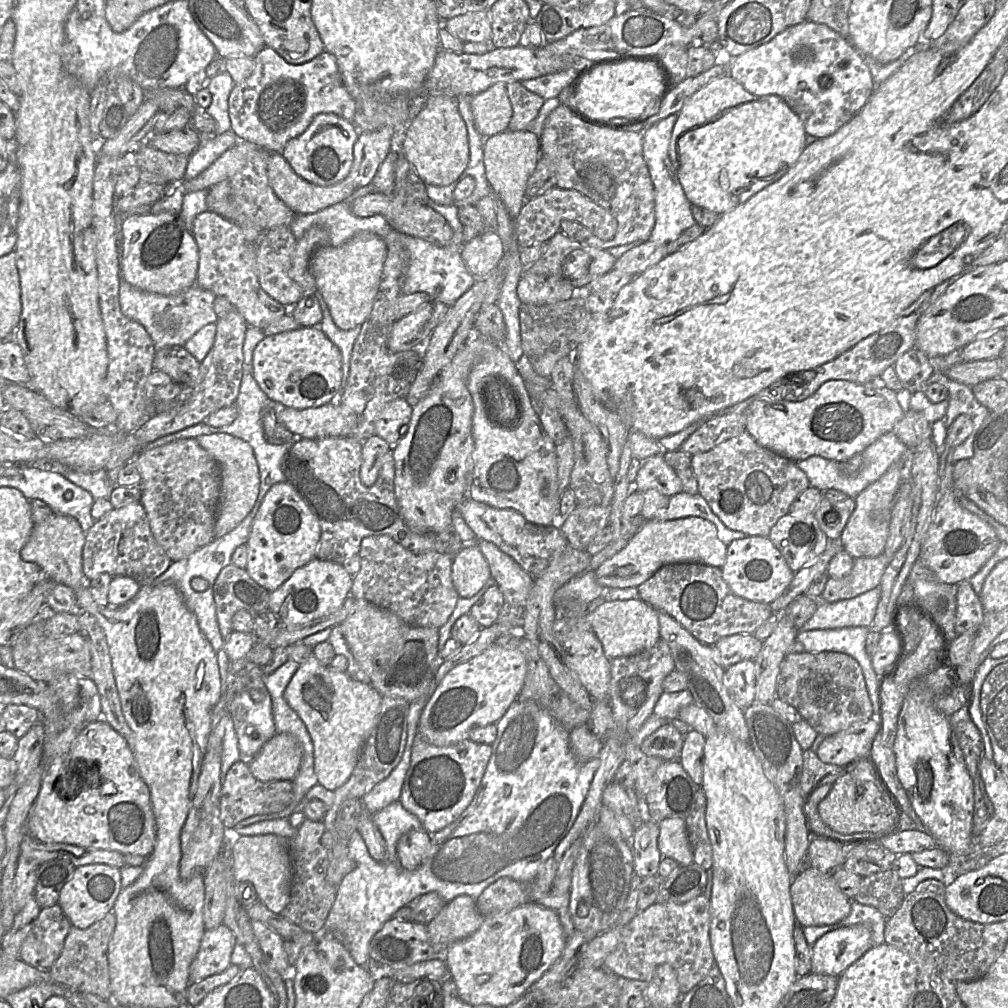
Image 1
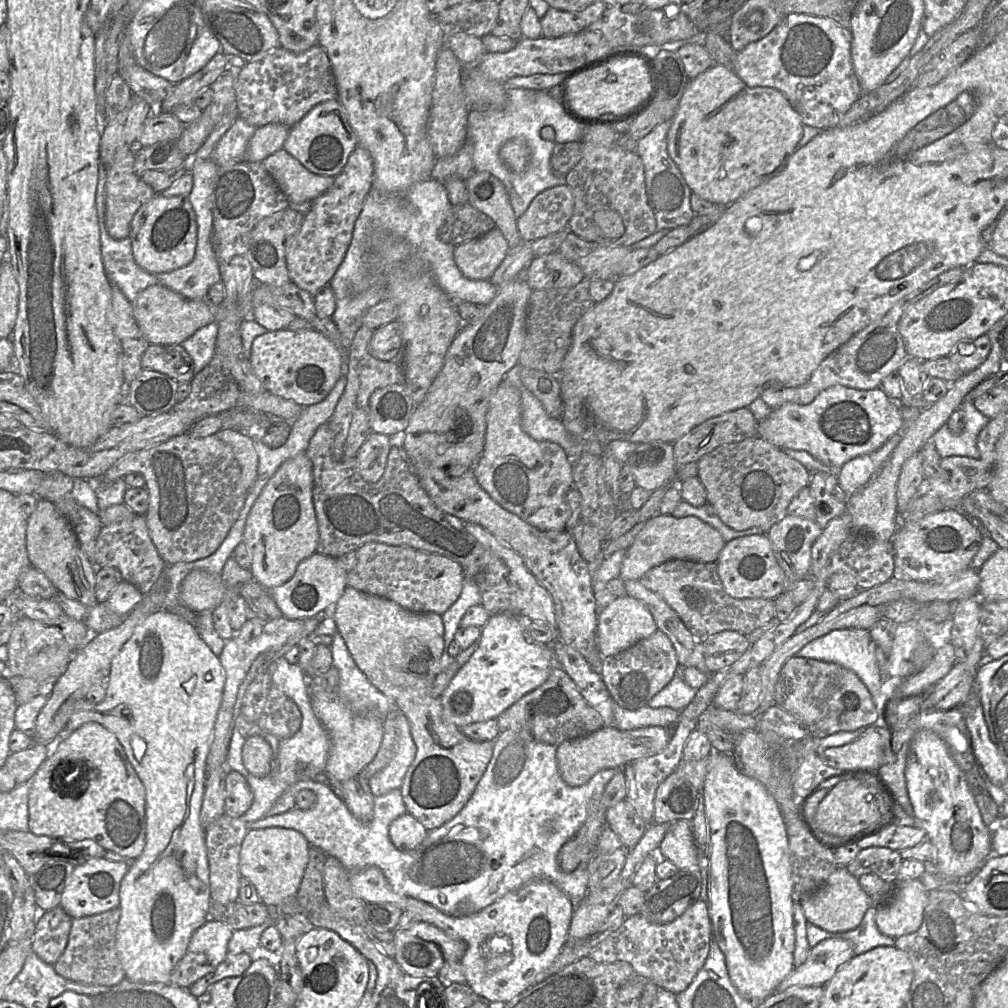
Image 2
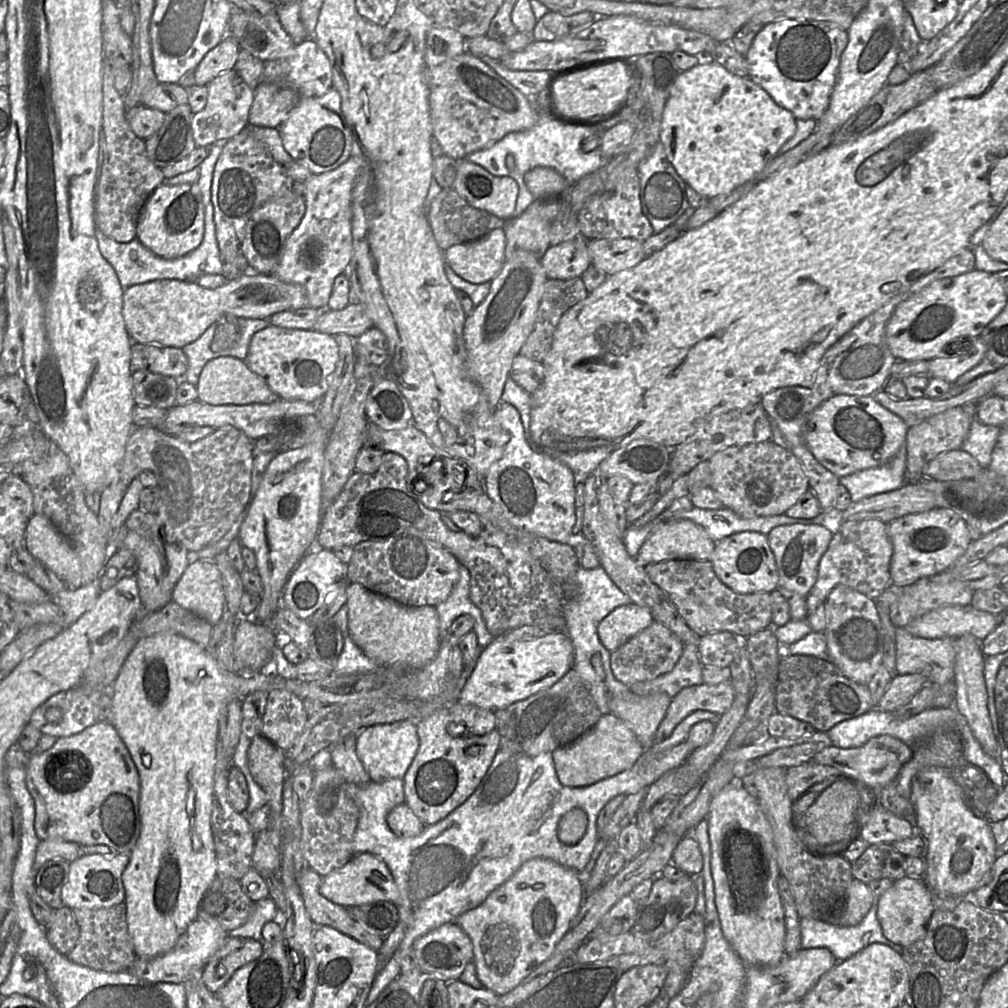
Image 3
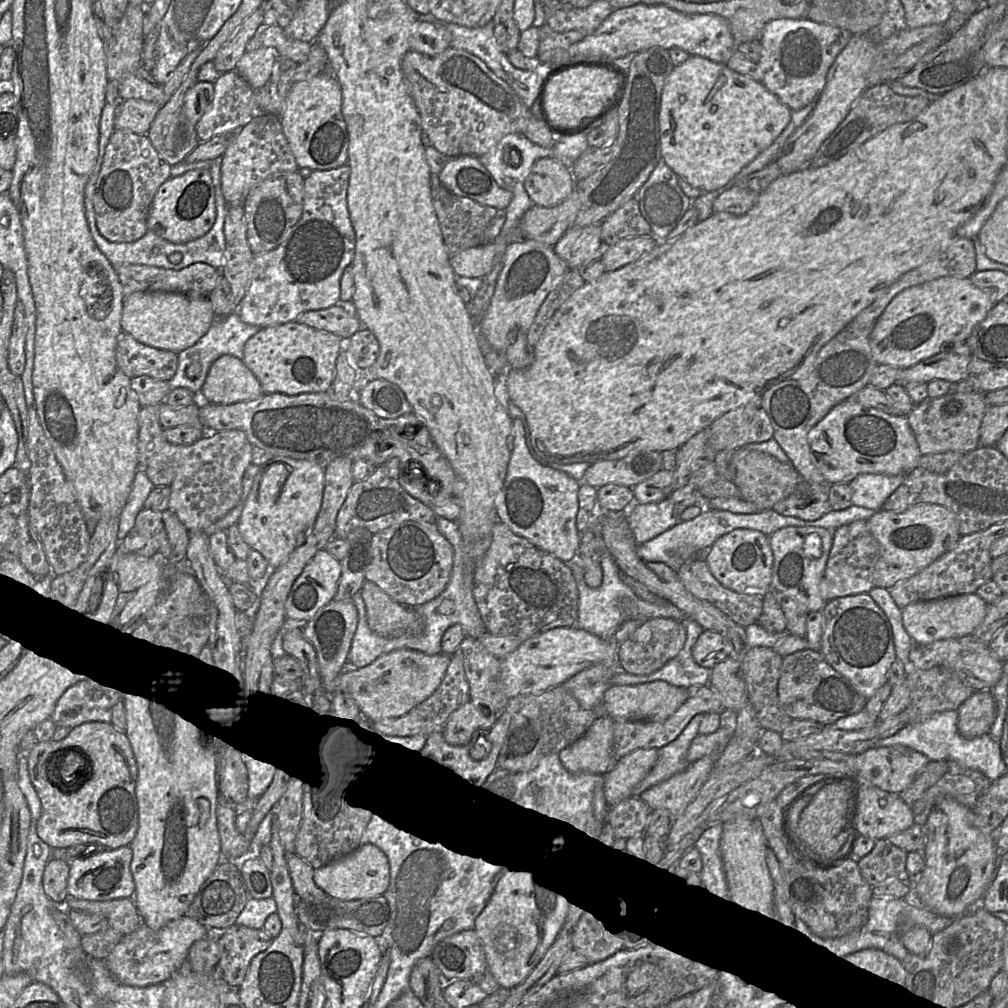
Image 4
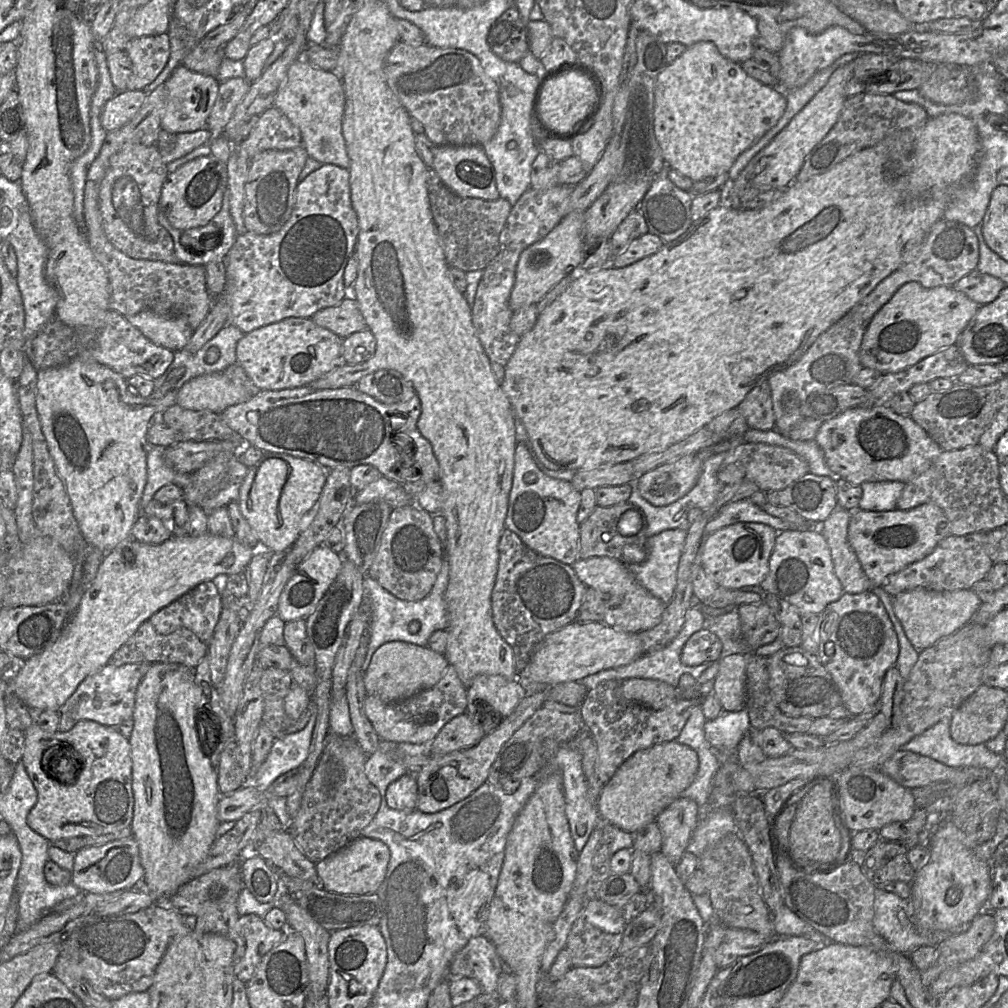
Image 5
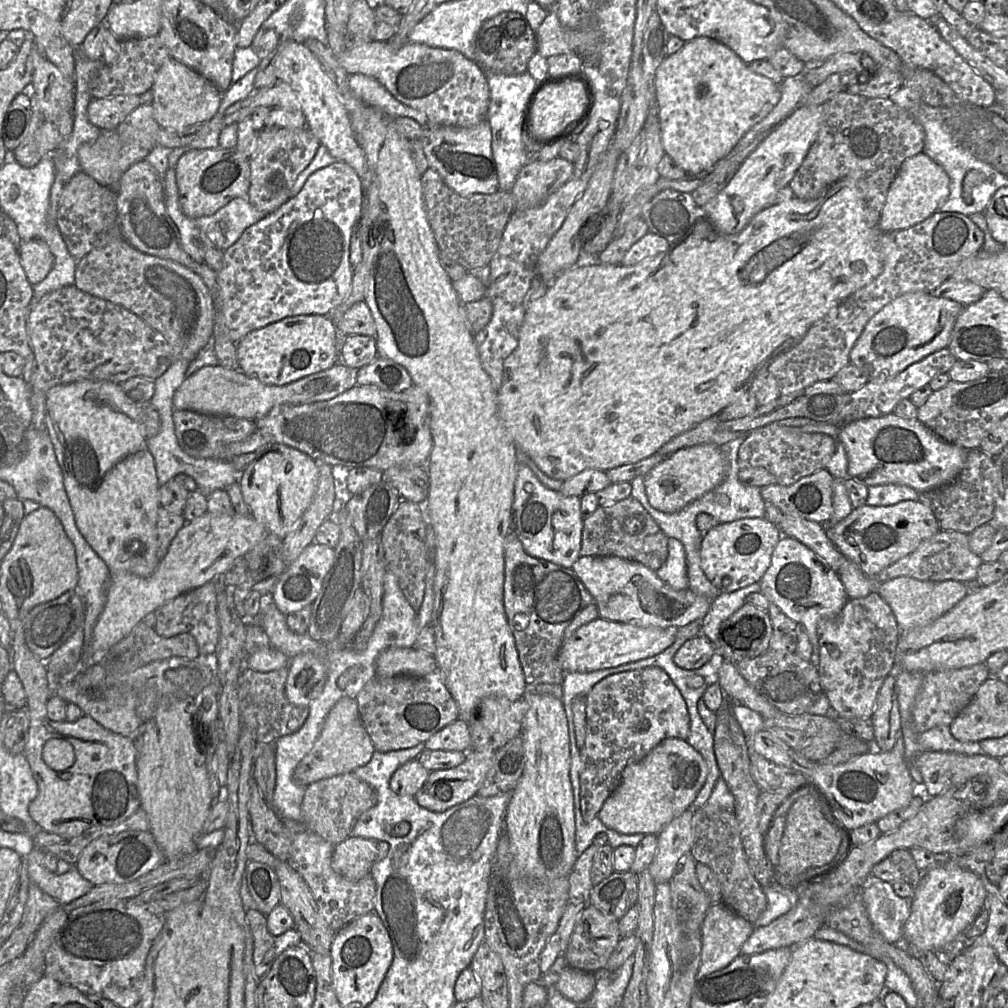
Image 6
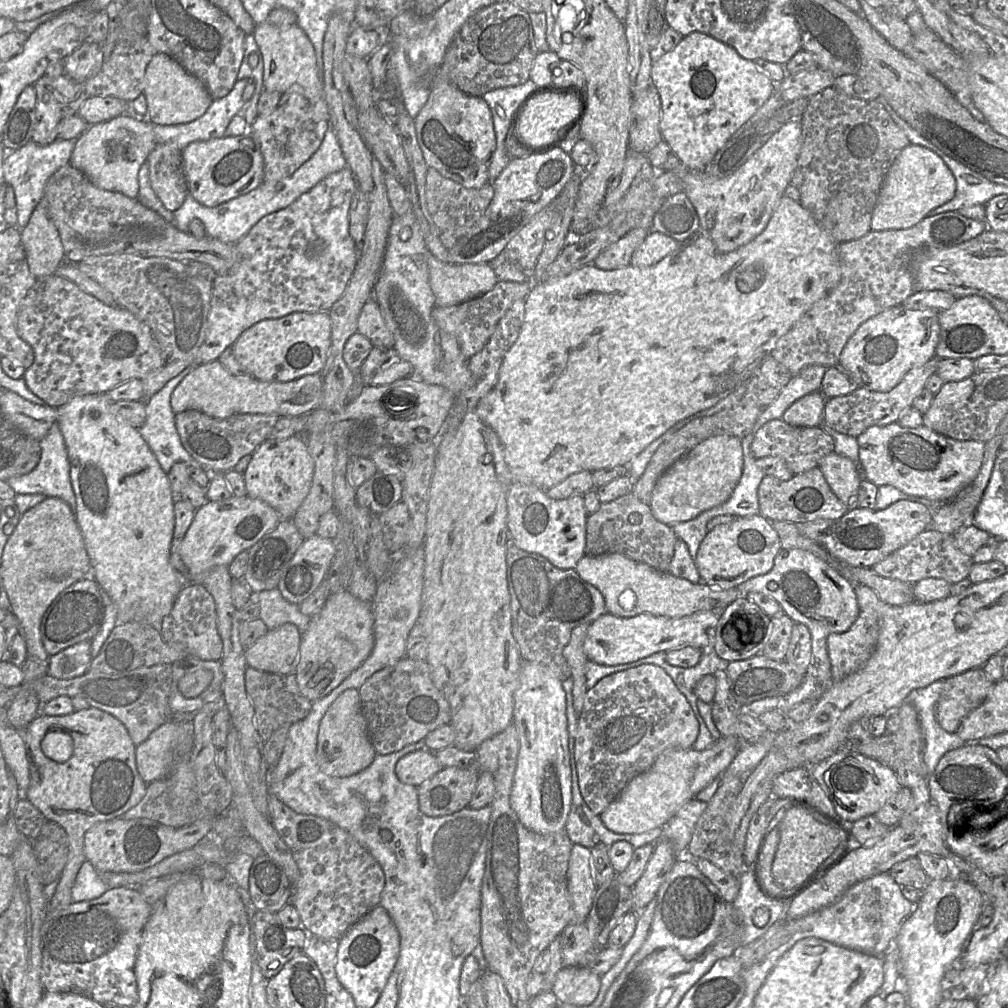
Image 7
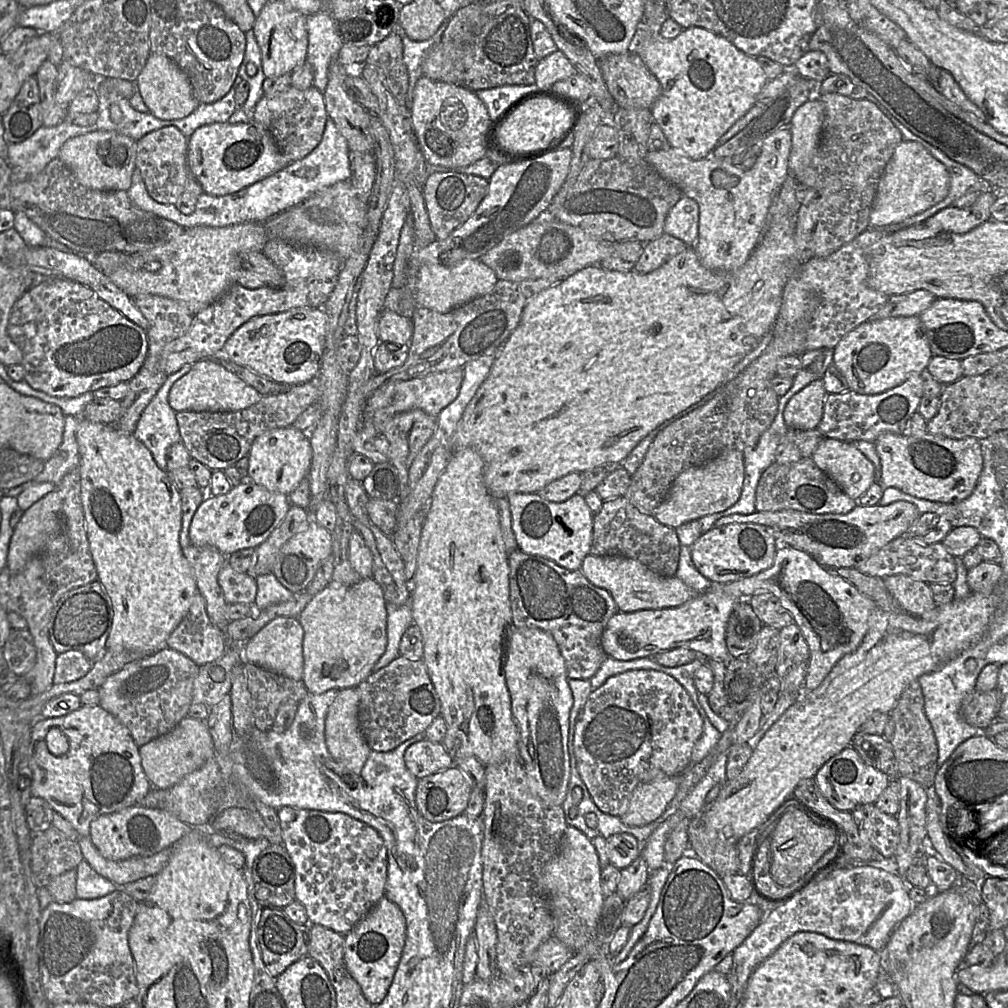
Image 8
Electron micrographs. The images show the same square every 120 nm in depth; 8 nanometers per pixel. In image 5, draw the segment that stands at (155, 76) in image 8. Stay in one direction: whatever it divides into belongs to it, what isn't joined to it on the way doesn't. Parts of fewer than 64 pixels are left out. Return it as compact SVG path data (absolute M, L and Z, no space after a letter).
M180 64L164 83L167 87L167 102L161 118L161 128L173 134L196 132L205 128L220 86L216 78L191 71Z

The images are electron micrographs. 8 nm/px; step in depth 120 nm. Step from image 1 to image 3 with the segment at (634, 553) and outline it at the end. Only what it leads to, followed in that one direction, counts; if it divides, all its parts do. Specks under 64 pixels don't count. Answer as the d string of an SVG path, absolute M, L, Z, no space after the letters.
M659 519L636 559L644 567L666 560L710 561L716 542L691 520Z

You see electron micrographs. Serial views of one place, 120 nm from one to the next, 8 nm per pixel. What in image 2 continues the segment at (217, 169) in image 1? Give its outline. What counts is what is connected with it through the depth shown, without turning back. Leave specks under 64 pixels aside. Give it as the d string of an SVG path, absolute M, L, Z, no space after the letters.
M269 123L256 129L243 156L245 162L262 162L266 157L283 149L291 126Z

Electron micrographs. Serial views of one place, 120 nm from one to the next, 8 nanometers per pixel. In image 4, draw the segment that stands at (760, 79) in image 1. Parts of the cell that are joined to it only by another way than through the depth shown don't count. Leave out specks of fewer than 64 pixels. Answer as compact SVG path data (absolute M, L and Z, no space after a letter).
M781 18L768 22L759 38L762 50L757 65L762 71L762 84L791 111L816 102L826 85L831 65L852 35L846 29L806 18Z

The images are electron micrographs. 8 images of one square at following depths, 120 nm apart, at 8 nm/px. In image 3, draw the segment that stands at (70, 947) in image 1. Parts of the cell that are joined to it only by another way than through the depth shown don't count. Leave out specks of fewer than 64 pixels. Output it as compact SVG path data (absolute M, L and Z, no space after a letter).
M125 903L100 909L71 909L80 928L79 939L67 958L84 967L108 973L128 971L135 958L128 932Z

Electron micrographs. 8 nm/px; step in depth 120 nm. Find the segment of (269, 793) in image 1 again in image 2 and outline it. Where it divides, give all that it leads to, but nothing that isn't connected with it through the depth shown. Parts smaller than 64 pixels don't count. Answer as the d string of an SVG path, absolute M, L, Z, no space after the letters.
M229 771L225 777L224 814L241 818L251 807L253 793L246 779L237 771Z

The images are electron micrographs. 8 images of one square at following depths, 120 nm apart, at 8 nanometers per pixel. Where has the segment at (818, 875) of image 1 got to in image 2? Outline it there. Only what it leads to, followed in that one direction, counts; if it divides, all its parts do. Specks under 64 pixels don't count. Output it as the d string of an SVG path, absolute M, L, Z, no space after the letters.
M845 867L835 869L818 890L796 900L799 901L808 923L832 933L855 929L861 923L867 909L873 905L873 898L861 888L858 878L851 875Z

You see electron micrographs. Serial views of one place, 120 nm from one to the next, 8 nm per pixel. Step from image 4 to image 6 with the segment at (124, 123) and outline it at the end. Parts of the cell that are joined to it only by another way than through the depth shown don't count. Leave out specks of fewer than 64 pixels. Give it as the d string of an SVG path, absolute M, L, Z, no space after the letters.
M133 94L91 99L88 120L100 130L114 130L139 104L139 95Z

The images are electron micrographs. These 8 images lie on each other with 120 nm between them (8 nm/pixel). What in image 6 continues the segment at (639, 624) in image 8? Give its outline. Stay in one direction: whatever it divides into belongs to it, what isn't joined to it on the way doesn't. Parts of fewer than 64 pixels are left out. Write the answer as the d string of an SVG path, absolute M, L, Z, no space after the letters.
M601 617L580 627L570 638L564 639L559 662L565 673L587 673L617 667L655 656L671 646L679 627L640 627Z

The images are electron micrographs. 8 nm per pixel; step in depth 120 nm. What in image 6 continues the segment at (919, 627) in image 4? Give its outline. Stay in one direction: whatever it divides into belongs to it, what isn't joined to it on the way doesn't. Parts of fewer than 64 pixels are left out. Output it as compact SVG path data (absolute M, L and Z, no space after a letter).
M903 576L879 584L877 593L892 609L900 634L900 632L927 626L934 622L961 601L968 591L965 585L959 581L922 581Z

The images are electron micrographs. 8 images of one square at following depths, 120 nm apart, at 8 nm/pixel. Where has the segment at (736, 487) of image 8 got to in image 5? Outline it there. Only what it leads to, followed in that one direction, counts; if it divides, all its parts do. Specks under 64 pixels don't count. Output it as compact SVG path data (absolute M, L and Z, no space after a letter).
M690 454L660 465L637 479L641 496L653 506L666 506L685 496L697 483L703 460Z

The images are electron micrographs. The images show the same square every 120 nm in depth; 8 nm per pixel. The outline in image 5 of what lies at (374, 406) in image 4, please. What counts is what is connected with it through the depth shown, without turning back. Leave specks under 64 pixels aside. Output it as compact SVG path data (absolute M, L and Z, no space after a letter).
M380 369L360 378L356 387L384 404L394 404L409 400L415 390L401 373L393 369Z

